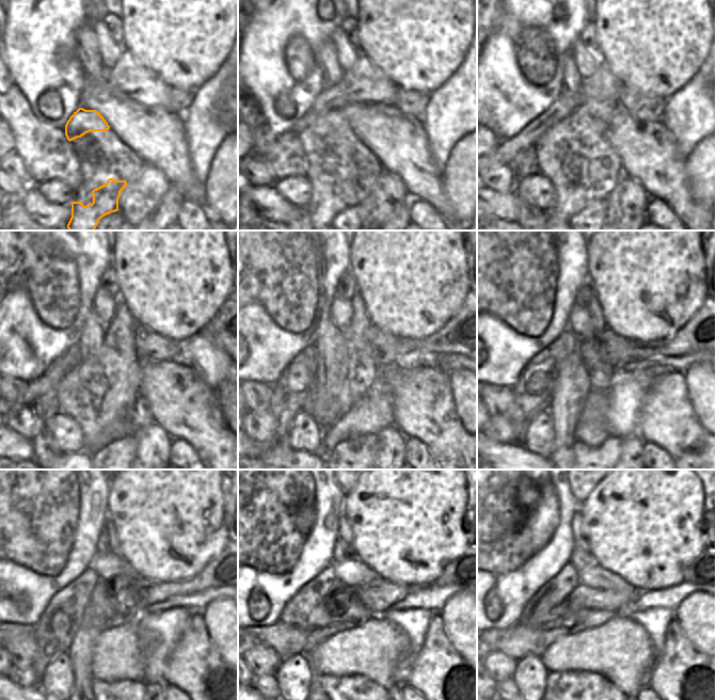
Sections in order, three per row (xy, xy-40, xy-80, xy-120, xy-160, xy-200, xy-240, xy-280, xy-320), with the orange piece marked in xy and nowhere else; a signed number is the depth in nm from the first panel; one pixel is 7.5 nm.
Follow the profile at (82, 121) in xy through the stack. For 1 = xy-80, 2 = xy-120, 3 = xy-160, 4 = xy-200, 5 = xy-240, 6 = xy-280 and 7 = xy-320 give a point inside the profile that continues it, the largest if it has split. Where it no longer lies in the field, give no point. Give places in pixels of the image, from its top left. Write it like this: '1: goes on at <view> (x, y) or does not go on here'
1: goes on at xy-80 (578, 121)
2: goes on at xy-120 (118, 345)
3: goes on at xy-160 (358, 348)
4: goes on at xy-200 (560, 406)
5: goes on at xy-240 (82, 643)
6: goes on at xy-280 (345, 533)
7: goes on at xy-320 (579, 537)

